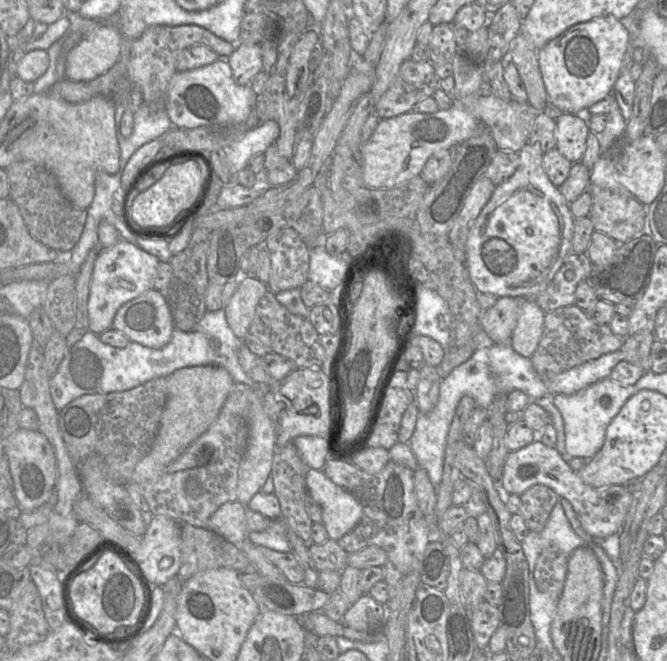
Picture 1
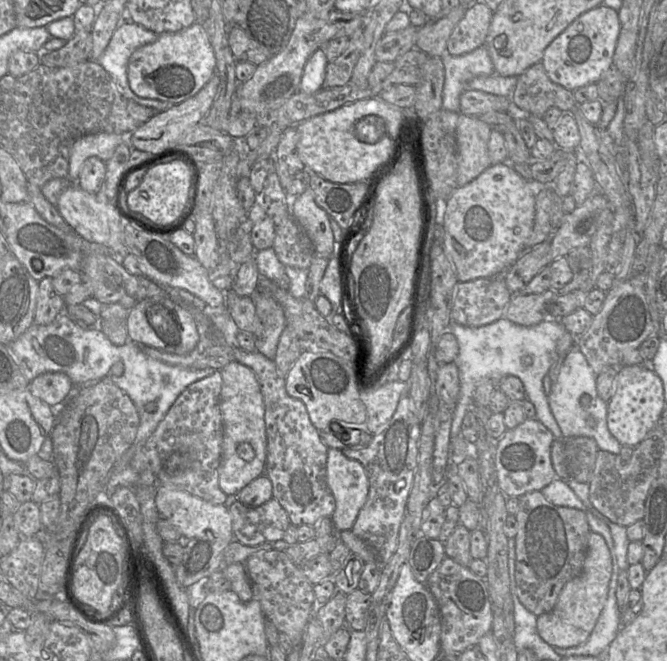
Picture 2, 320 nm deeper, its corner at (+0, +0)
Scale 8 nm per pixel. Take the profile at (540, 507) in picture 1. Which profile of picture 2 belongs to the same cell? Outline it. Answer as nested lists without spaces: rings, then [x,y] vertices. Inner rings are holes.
[[[530,491],[519,496],[517,534],[515,536],[515,581],[516,595],[521,604],[536,616],[550,612],[566,583],[582,572],[588,551],[590,528],[586,514],[578,509],[557,506],[548,501],[541,491]]]

